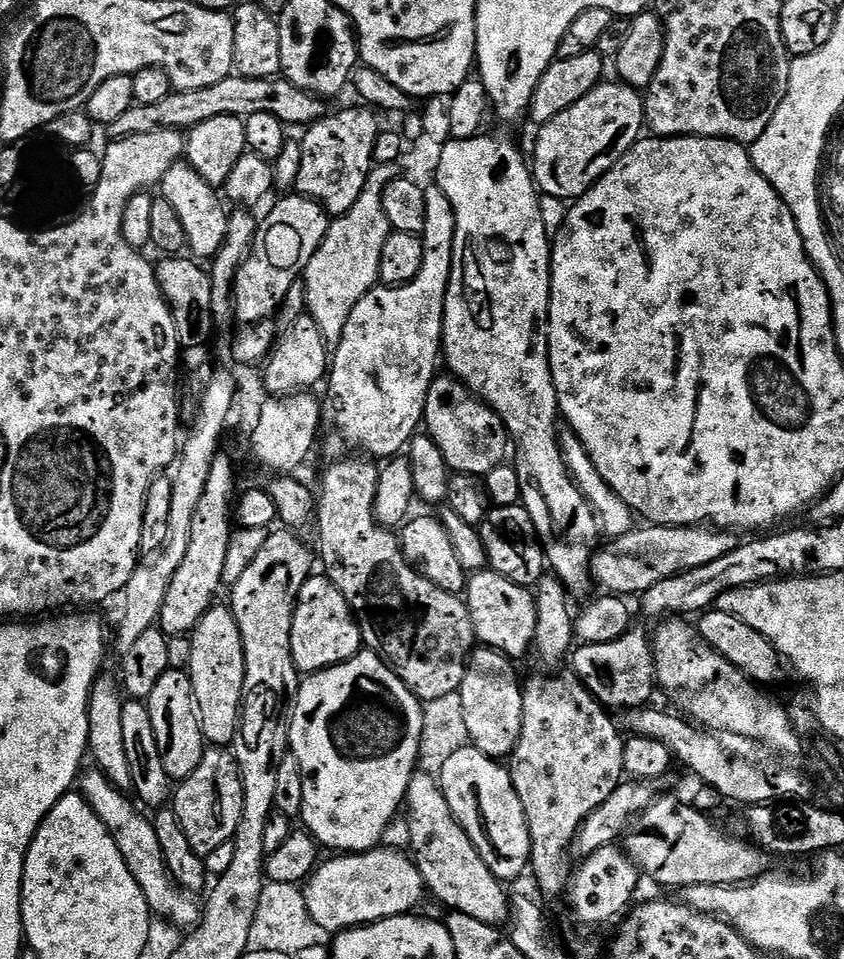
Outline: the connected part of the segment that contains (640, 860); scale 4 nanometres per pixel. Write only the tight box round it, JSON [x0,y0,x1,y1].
[622,794,768,890]

